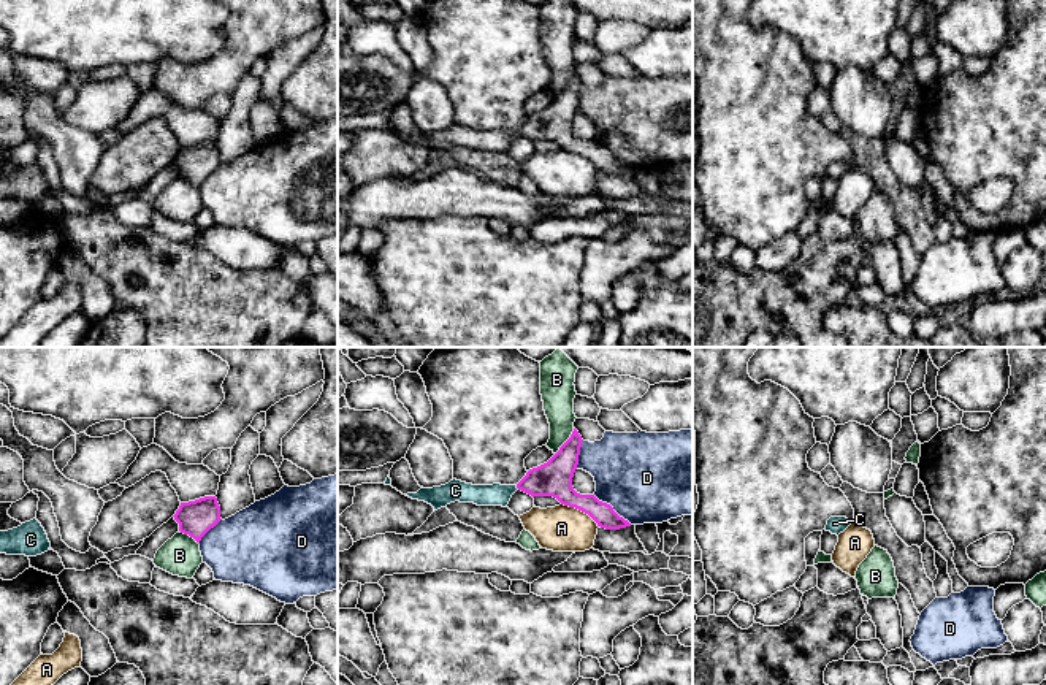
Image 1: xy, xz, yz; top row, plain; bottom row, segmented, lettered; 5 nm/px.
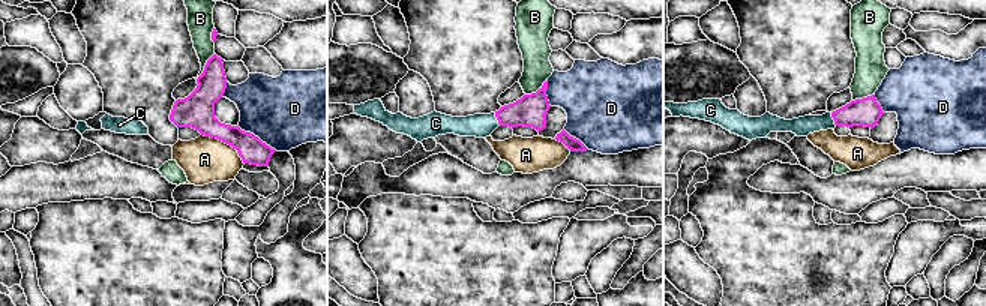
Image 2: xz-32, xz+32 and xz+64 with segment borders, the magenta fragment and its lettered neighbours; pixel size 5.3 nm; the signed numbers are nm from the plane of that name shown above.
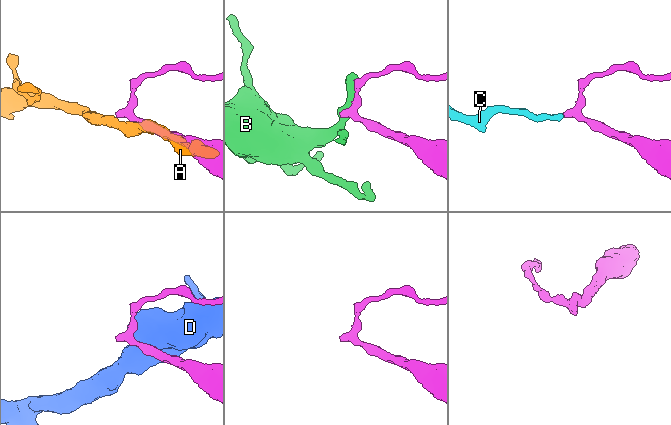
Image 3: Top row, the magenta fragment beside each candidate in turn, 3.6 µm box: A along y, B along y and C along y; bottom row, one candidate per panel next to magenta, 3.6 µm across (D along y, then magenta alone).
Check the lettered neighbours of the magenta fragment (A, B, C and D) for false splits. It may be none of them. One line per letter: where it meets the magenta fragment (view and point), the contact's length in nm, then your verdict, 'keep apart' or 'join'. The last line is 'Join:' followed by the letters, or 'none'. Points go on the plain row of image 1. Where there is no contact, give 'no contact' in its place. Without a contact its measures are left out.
A: contact xz (580, 154); length 220 nm; keep apart
B: contact xz (566, 86); length 170 nm; keep apart
C: contact xz (517, 132); length 30 nm; join
D: contact xz (612, 153); length 240 nm; keep apart
Join: C

